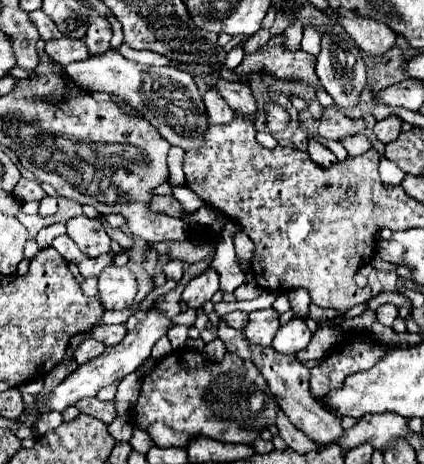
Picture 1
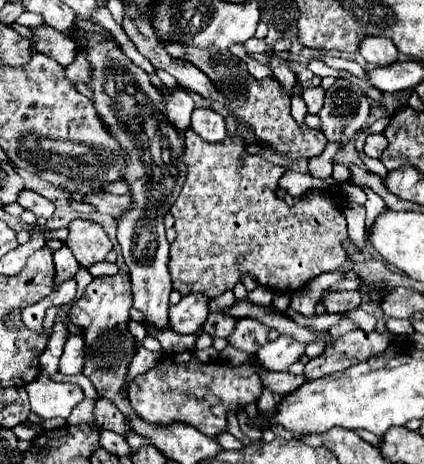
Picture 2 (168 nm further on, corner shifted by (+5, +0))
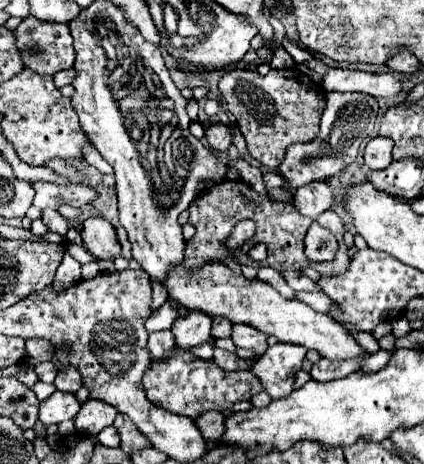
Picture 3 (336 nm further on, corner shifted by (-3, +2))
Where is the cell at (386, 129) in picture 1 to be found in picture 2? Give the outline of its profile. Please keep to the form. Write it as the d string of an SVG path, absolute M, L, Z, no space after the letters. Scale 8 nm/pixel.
M382 133L380 135L370 135L364 143L364 155L378 159L382 155L384 147L386 147L386 137Z

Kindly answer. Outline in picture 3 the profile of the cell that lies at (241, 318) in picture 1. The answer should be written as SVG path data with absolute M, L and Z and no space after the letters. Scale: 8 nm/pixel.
M214 317L212 319L212 337L230 337L232 323L226 317Z

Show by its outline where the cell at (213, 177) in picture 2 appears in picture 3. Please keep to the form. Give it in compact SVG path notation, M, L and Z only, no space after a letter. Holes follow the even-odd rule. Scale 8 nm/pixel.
M222 181L222 183L216 183L212 187L204 189L190 203L188 211L190 211L190 225L194 225L194 229L196 229L196 235L190 241L186 241L186 249L184 249L184 267L188 273L196 273L206 263L218 263L218 261L224 263L228 259L236 259L236 261L240 261L240 265L248 265L254 269L272 267L276 271L284 271L284 269L302 271L302 269L312 267L320 275L340 275L350 267L348 247L342 239L346 233L346 227L344 227L344 221L334 211L322 213L318 217L318 223L336 235L340 249L332 261L322 261L322 263L314 263L304 255L304 237L306 237L306 231L312 221L308 217L302 217L300 213L286 213L286 203L272 201L268 195L256 193L246 181ZM244 219L252 219L256 223L256 233L254 233L254 237L244 241L240 247L230 251L226 247L226 239L230 237L236 223L240 223ZM256 243L266 243L266 247L268 247L268 257L264 263L252 261L248 257L248 251Z

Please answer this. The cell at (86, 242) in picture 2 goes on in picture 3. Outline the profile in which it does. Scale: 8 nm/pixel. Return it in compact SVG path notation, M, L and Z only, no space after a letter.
M102 217L86 219L82 223L82 241L96 259L116 259L120 255L116 231L112 223Z

